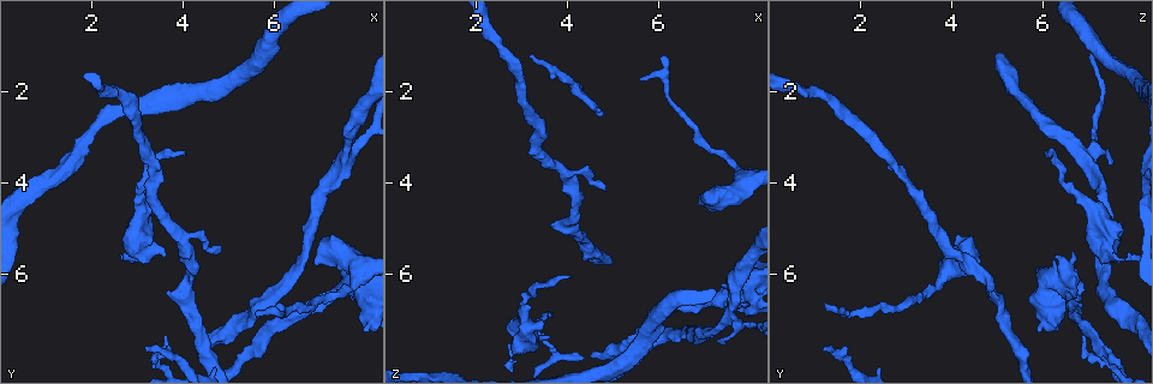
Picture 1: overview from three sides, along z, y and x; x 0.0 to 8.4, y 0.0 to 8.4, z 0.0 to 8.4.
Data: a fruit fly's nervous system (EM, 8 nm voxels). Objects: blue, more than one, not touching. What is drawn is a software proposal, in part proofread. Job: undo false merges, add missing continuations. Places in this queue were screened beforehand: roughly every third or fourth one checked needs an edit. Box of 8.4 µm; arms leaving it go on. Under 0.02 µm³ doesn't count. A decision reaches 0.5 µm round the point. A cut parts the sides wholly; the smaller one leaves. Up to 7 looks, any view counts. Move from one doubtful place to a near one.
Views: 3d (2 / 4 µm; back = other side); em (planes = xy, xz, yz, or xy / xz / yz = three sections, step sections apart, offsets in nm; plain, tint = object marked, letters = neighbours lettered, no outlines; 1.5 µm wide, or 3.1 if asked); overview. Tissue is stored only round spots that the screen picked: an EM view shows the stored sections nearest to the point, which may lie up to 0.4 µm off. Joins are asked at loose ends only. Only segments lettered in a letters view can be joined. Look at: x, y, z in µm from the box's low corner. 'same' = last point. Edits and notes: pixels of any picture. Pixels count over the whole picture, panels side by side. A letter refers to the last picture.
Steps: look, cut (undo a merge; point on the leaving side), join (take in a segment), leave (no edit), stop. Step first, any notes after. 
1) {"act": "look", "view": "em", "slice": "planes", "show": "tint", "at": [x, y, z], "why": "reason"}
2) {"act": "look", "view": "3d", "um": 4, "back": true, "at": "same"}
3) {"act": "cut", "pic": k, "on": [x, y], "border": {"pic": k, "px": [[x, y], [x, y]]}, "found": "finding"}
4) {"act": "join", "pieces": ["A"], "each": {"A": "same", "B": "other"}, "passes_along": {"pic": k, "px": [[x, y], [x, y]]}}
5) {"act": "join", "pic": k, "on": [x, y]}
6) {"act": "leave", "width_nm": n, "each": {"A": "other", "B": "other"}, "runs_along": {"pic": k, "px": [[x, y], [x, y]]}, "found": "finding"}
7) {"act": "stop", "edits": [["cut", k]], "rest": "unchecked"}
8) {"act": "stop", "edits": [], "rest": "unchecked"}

{"act": "look", "view": "em", "slice": "planes", "show": "tint", "at": [4.00, 3.35, 6.00], "why": "an open end"}

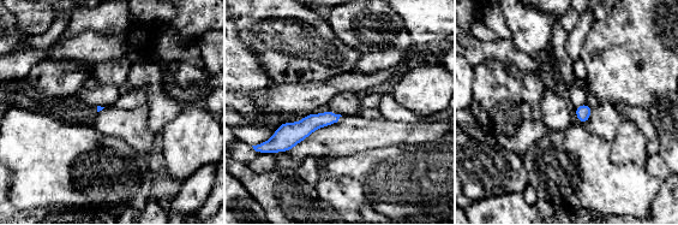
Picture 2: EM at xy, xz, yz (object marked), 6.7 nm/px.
{"act": "look", "view": "em", "slice": "planes", "show": "letters", "at": "same"}

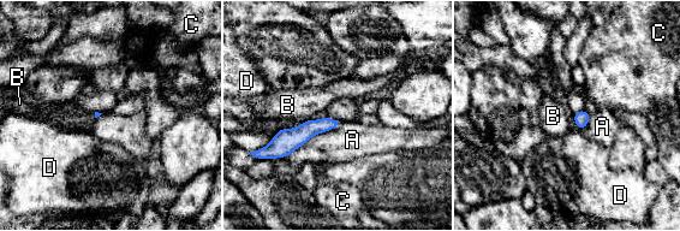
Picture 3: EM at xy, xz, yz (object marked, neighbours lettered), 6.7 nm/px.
{"act": "leave", "each": {"A": "other", "B": "other", "C": "other", "D": "other"}, "found": "none of them fits"}

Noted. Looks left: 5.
{"act": "look", "view": "em", "slice": "planes", "show": "letters", "at": [6.90, 5.75, 4.50], "why": "free end"}

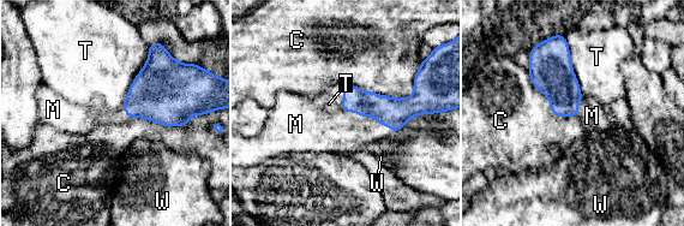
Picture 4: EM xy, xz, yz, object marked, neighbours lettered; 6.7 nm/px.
{"act": "join", "pieces": ["M"], "each": {"C": "other", "M": "same", "T": "other", "W": "other"}, "passes_along": {"pic": 4, "px": [[391, 112], [367, 116], [334, 131]]}, "found": "it goes on there"}

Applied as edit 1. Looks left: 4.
{"act": "look", "view": "em", "slice": "planes", "show": "letters", "at": [3.25, 5.75, 7.65], "why": "an open end"}

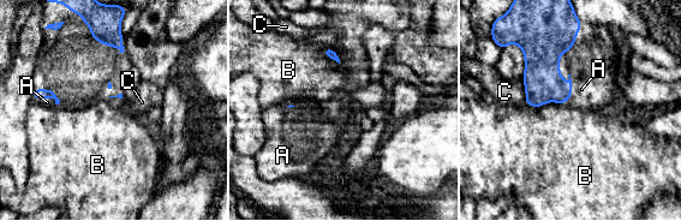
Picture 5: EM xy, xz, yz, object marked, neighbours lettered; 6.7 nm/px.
{"act": "join", "pieces": ["A"], "each": {"A": "same", "B": "other", "C": "other"}, "found": "it goes on there"}

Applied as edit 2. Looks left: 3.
{"act": "stop", "edits": [["join", 4], ["join", 5]], "rest": "unchecked"}

